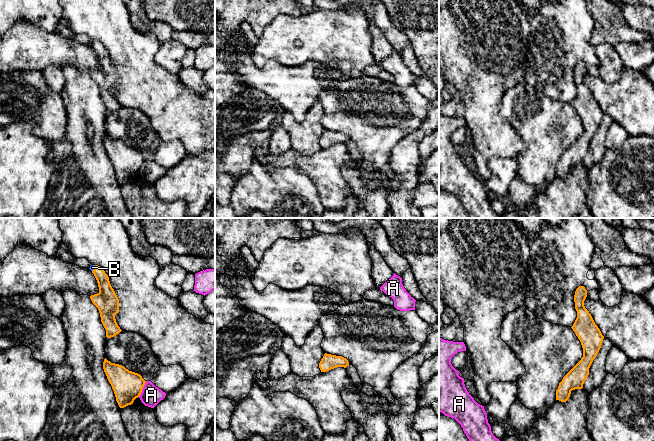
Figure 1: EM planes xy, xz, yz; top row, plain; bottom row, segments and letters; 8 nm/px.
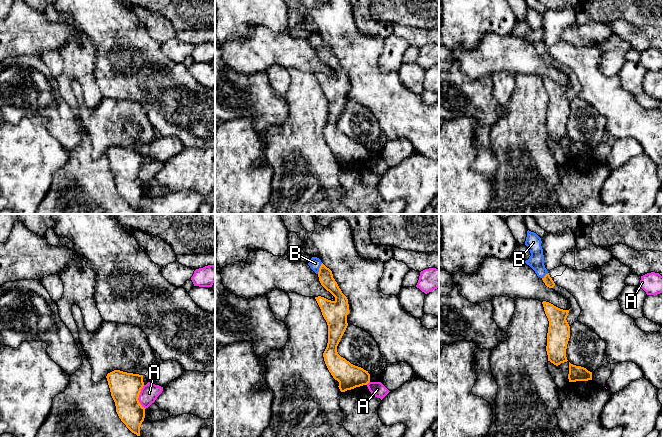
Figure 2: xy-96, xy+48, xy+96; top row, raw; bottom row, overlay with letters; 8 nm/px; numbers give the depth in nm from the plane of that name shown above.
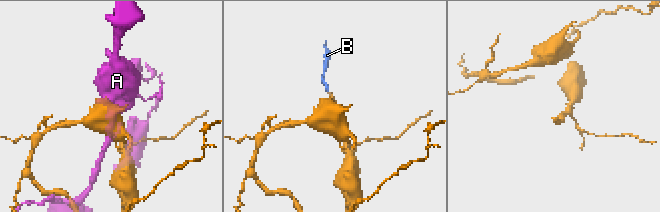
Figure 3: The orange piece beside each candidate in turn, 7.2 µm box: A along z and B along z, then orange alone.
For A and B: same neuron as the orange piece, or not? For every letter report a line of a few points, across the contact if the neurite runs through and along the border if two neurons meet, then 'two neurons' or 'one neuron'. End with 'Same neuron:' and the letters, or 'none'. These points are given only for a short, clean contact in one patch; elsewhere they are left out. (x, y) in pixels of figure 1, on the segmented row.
A: two neurons
B: line xy (106, 297), (103, 280), (95, 268), (92, 267); one neuron
Same neuron: B

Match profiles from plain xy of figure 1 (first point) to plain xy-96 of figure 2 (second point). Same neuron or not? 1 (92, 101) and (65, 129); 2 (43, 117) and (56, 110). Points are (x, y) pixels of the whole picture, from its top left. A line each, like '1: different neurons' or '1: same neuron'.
1: different neurons
2: same neuron

